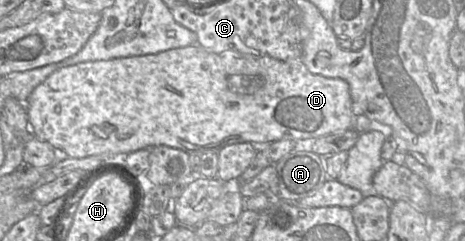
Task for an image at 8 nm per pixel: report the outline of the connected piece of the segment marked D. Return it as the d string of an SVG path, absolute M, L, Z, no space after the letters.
M200 45L169 49L157 54L130 56L111 60L83 62L60 68L39 84L25 103L29 126L33 136L48 142L60 157L85 158L96 155L114 155L124 157L127 154L158 145L183 150L186 153L219 152L226 145L251 142L266 146L281 139L291 139L306 143L318 137L342 132L354 128L354 115L349 84L341 78L328 78L309 71L301 59L281 61L270 56L242 54L235 51L214 53Z

